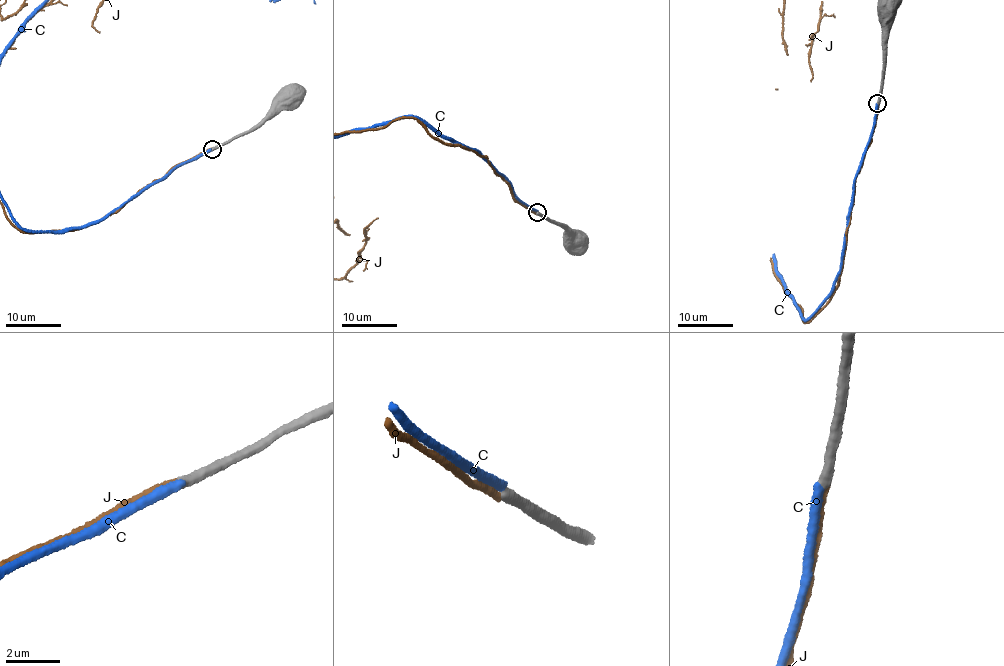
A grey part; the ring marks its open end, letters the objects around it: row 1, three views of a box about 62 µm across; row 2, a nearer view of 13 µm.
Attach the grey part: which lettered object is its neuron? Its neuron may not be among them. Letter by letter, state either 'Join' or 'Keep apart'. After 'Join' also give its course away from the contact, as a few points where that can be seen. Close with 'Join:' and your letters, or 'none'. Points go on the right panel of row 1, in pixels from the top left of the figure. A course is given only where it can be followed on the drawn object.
C: Join
J: Keep apart
Join: C

